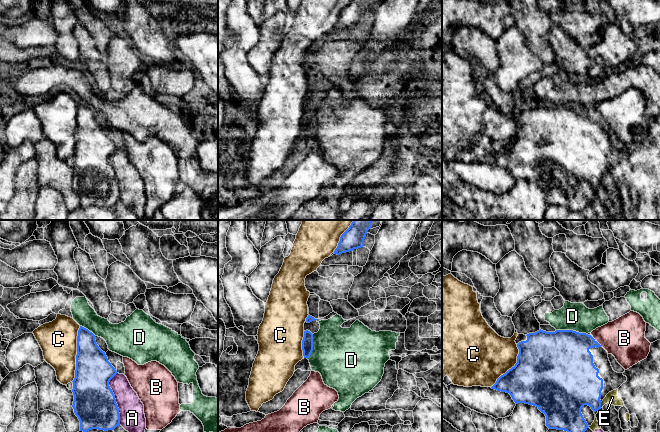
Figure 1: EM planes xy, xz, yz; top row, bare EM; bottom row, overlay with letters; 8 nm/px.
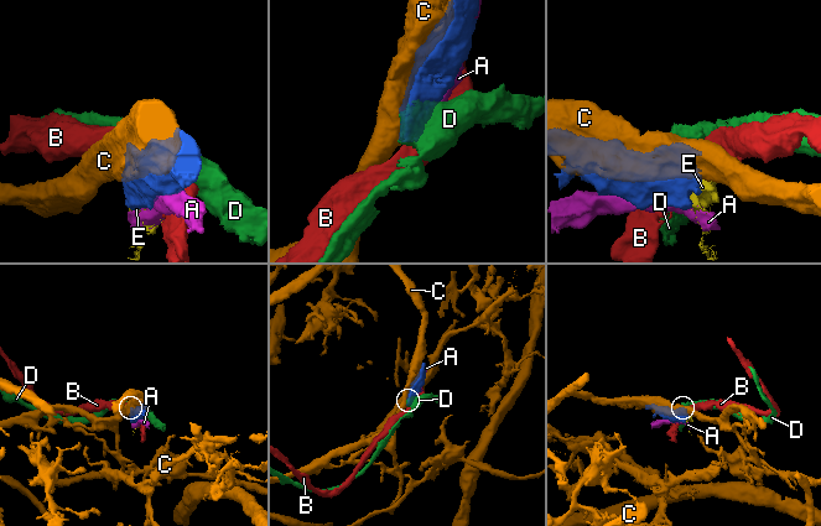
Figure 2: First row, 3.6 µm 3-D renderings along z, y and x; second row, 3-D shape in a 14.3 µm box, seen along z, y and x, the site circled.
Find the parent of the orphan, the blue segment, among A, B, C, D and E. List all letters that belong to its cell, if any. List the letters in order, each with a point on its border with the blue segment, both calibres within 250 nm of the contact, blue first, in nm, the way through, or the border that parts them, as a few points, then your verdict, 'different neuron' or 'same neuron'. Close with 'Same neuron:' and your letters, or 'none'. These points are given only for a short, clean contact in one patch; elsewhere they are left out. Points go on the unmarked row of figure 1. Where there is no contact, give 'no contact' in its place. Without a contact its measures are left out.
A: contact xy (115, 175); calibres 340 and 200 nm; different neuron
B: contact yz (597, 118); calibres 340 and 320 nm; border yz (592, 113), (601, 122); different neuron
C: contact xy (77, 130); calibres 300 and 300 nm; different neuron
D: contact yz (572, 106); calibres 460 and 220 nm; border yz (556, 105), (572, 105), (587, 110); different neuron
E: contact yz (600, 181); calibres 360 and 100 nm; different neuron
Same neuron: none

